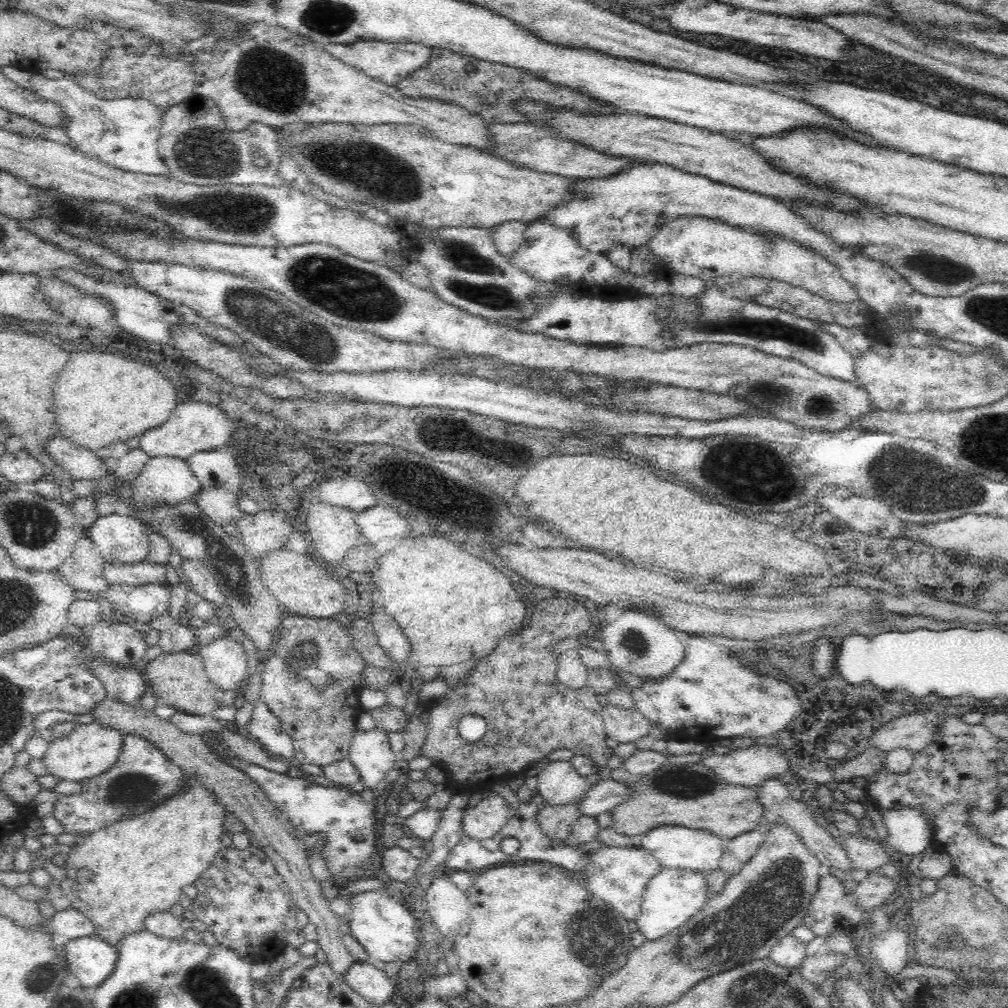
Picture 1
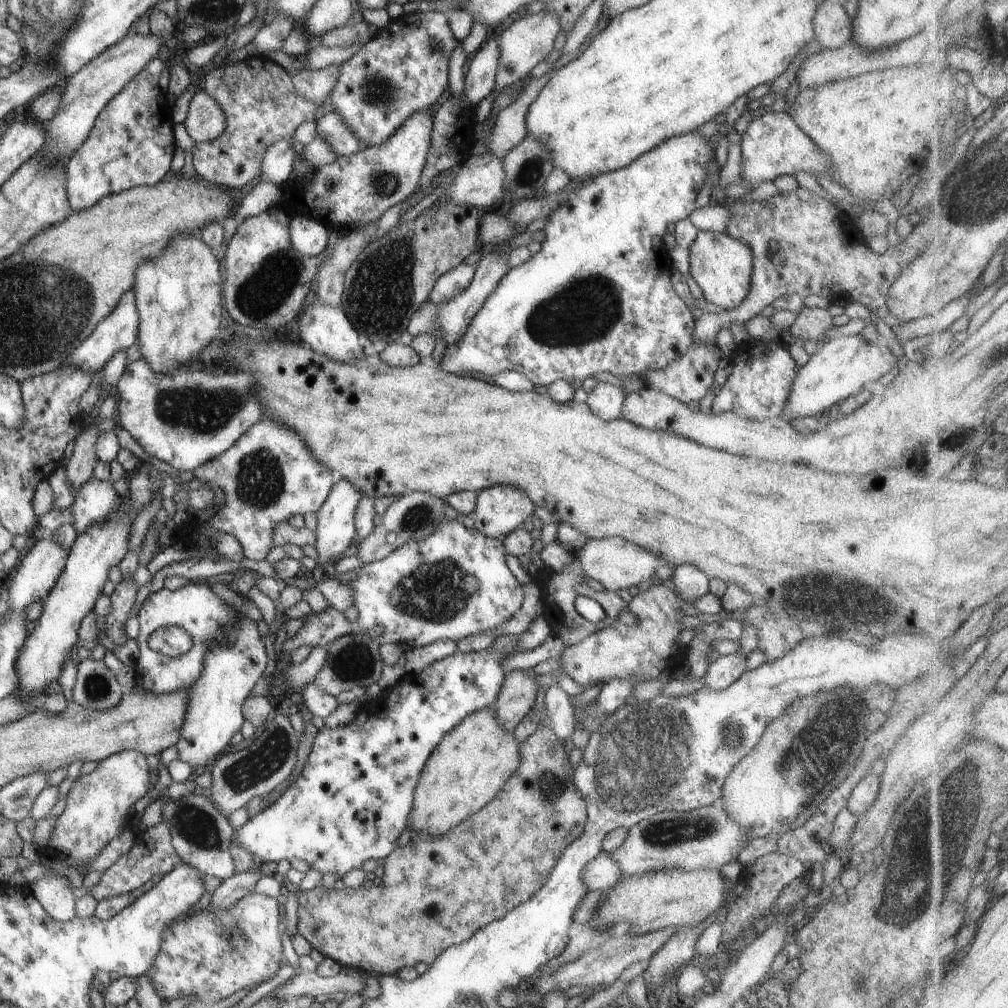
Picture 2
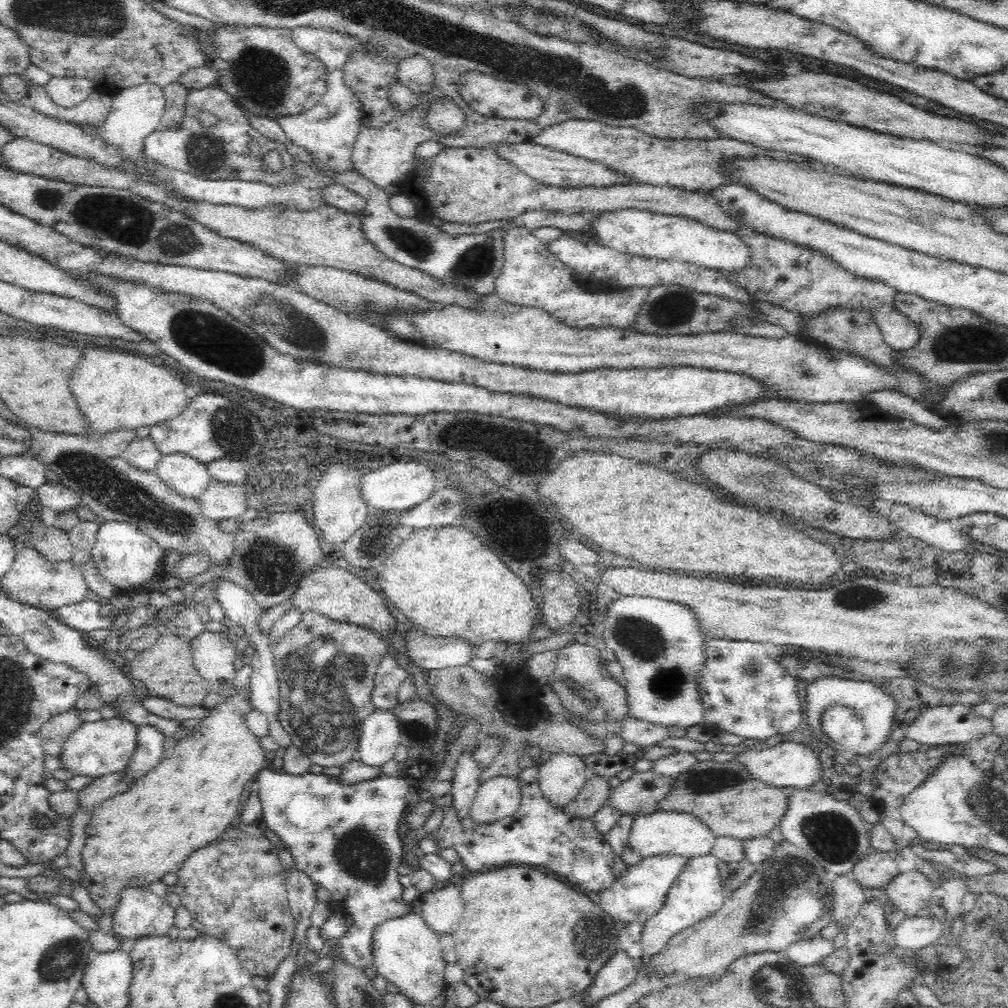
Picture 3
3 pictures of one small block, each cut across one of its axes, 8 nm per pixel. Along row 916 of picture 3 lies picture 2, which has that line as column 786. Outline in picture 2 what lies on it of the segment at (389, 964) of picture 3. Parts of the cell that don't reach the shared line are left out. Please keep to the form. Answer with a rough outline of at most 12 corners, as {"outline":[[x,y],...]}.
{"outline":[[861,334],[830,338],[797,369],[780,418],[823,419],[898,358]]}

